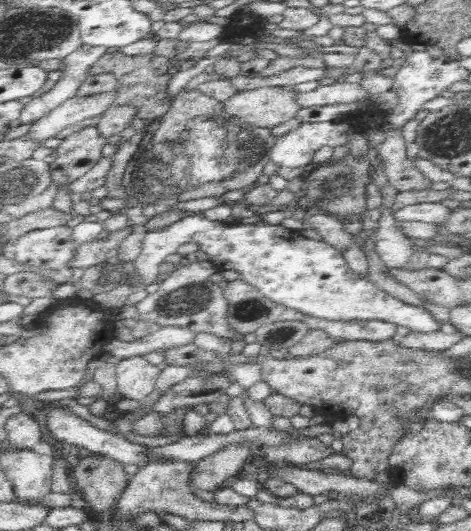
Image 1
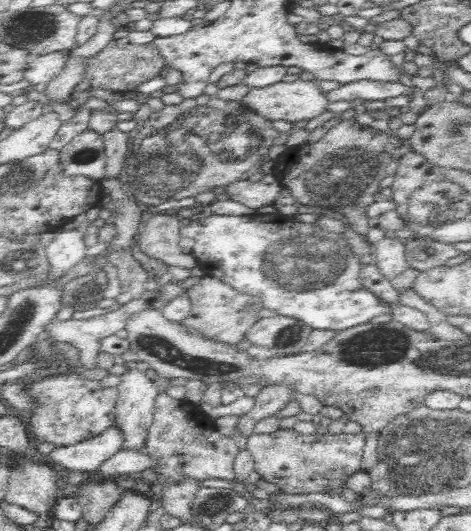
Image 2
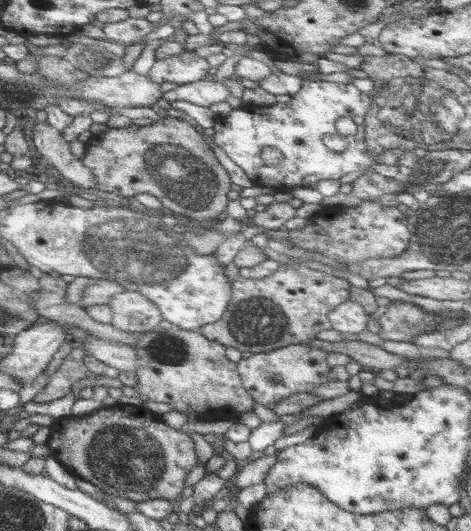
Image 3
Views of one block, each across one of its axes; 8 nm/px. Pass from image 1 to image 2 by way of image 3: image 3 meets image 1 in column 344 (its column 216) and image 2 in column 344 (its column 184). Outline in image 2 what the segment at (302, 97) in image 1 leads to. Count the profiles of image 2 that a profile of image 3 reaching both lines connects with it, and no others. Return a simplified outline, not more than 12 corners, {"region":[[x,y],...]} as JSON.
{"region":[[354,81],[327,92],[328,102],[411,95],[398,82]]}

